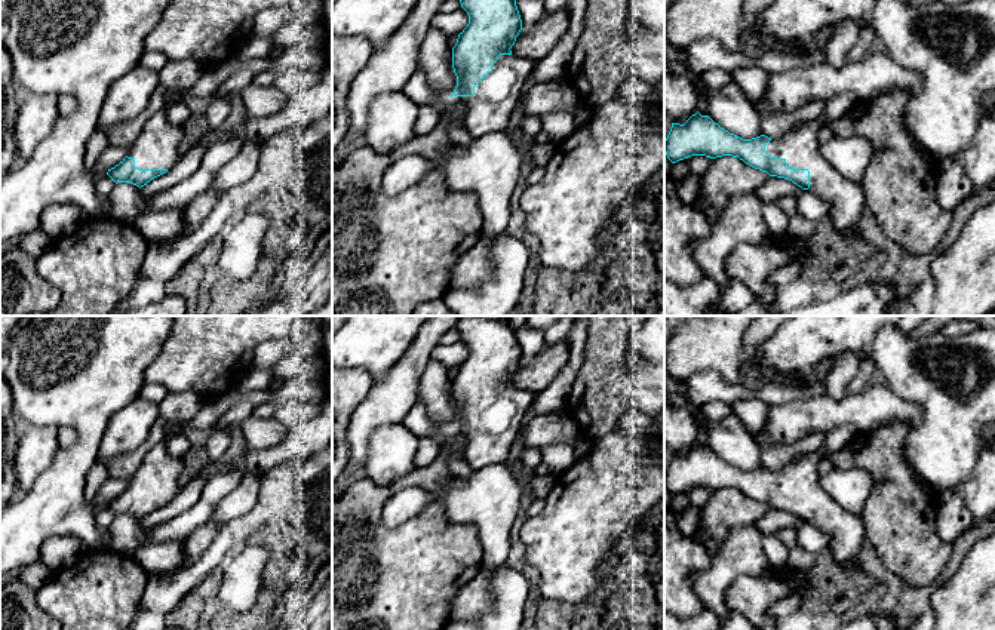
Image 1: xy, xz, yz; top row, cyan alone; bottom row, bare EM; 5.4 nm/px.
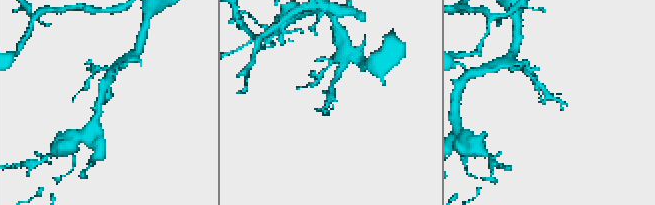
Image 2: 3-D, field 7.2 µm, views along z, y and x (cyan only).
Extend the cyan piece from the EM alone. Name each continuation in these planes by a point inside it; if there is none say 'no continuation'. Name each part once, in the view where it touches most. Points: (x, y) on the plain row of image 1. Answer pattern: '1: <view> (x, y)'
1: yz (847, 531)

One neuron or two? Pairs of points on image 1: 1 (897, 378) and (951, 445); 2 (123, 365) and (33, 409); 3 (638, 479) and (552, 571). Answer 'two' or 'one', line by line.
1: one
2: one
3: one

